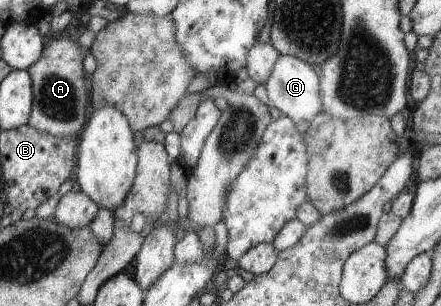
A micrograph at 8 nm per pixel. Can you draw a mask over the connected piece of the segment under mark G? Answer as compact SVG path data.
M285 55L276 58L270 75L263 83L269 104L276 107L284 116L291 117L294 122L309 121L322 111L318 84L317 73L312 70L309 63Z

